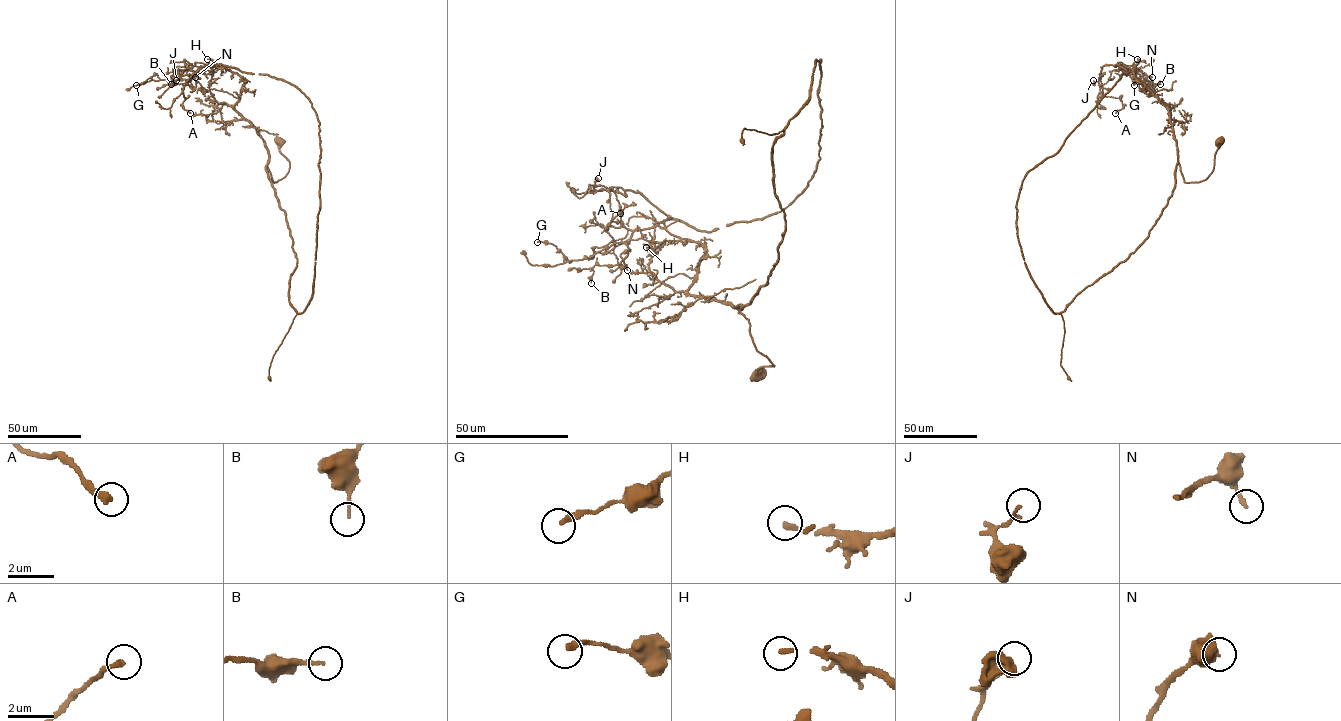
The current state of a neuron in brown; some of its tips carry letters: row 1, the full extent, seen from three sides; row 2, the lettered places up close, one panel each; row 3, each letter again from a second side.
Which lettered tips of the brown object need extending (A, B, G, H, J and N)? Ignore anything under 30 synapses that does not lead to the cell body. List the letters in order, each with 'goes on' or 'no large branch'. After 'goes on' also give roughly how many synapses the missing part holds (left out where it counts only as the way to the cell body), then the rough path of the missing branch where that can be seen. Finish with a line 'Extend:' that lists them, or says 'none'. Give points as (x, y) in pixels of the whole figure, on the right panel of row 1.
A: no large branch
B: no large branch
G: no large branch
H: goes on; 50 synapses
J: no large branch
N: no large branch
Extend: H

